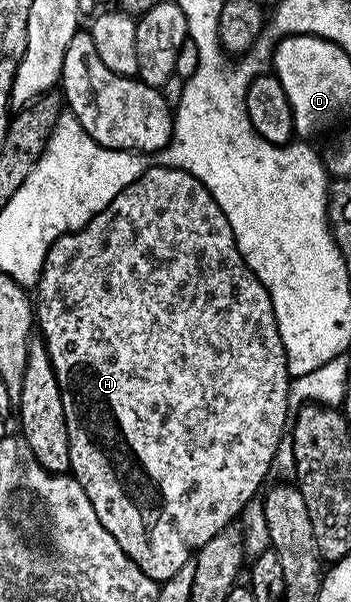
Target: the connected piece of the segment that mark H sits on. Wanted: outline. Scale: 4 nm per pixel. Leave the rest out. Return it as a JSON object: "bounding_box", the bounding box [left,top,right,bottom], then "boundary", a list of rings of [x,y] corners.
{"bounding_box":[37,165,289,581],"boundary":[[[162,165],[148,166],[147,172],[137,181],[133,181],[133,185],[129,185],[120,195],[114,196],[110,205],[101,214],[92,217],[78,231],[72,231],[61,236],[47,250],[47,259],[43,263],[43,272],[39,275],[37,284],[38,291],[37,327],[40,332],[43,330],[41,338],[47,345],[47,352],[51,354],[51,364],[55,370],[55,379],[59,383],[59,392],[63,402],[63,416],[67,422],[67,436],[69,437],[70,474],[81,485],[81,489],[85,489],[85,497],[89,497],[89,505],[93,505],[93,513],[97,513],[101,525],[105,525],[105,529],[109,529],[109,533],[113,533],[117,545],[121,545],[121,549],[138,565],[141,573],[145,573],[156,581],[172,579],[181,569],[181,565],[185,565],[185,561],[189,561],[192,555],[202,549],[214,535],[221,533],[221,529],[232,526],[242,516],[243,512],[251,506],[253,500],[260,494],[261,488],[259,489],[259,486],[266,481],[267,474],[271,471],[271,462],[276,462],[280,443],[284,442],[285,428],[289,423],[287,354],[279,336],[279,326],[275,320],[275,310],[271,304],[269,293],[263,288],[262,281],[253,274],[251,268],[243,260],[239,246],[235,243],[233,229],[229,225],[225,213],[217,205],[217,201],[213,201],[209,189],[205,189],[205,185],[201,185],[201,181],[197,181],[197,177],[193,177],[176,167],[165,167]]]}

